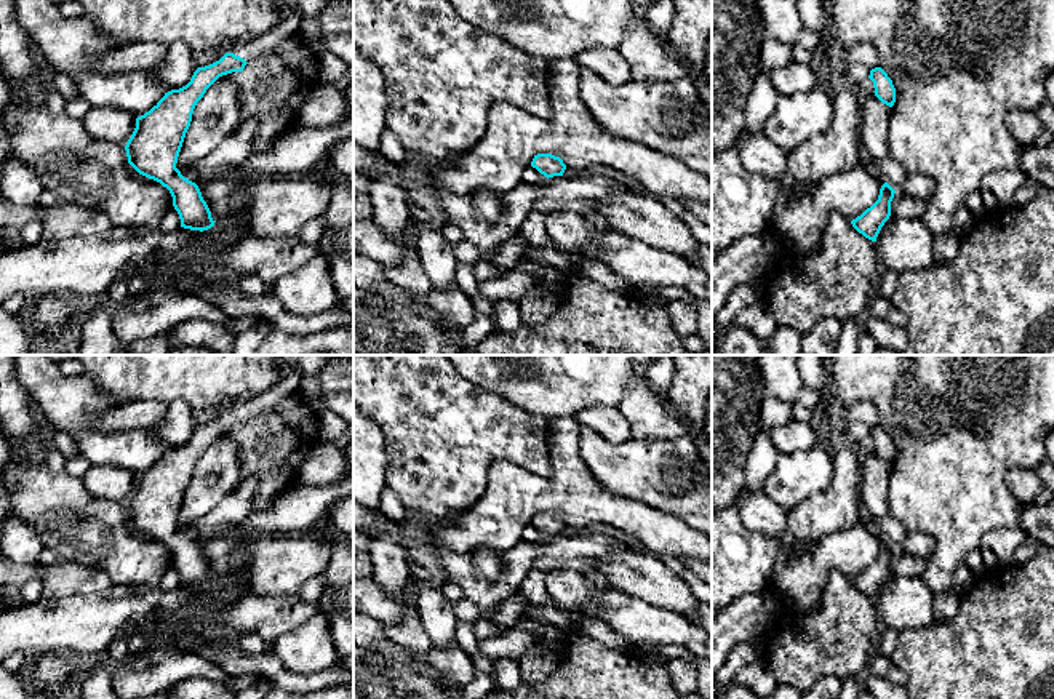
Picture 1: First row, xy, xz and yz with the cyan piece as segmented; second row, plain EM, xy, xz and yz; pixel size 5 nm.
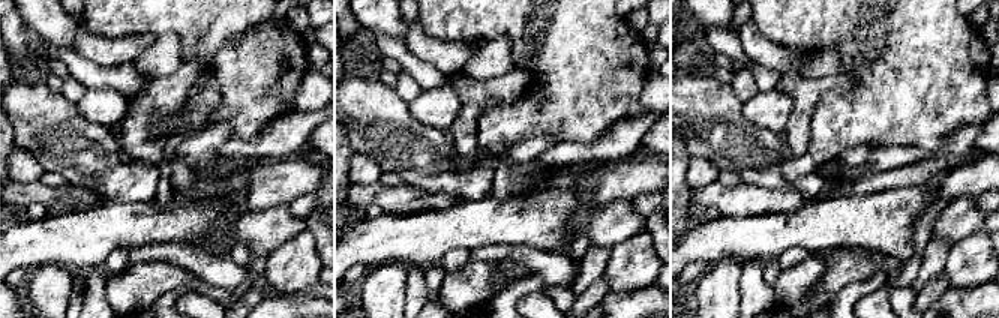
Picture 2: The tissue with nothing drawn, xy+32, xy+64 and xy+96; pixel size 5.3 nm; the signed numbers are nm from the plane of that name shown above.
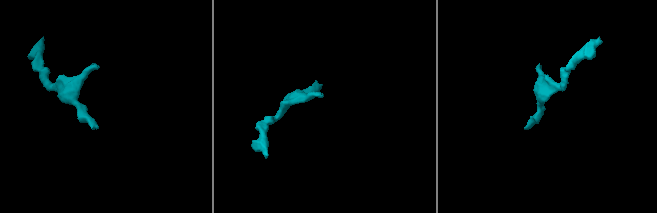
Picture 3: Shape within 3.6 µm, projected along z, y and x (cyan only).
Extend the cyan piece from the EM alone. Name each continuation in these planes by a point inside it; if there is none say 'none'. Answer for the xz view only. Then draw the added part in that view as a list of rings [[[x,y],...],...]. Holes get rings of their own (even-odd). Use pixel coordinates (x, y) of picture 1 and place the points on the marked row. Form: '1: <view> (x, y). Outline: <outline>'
none

